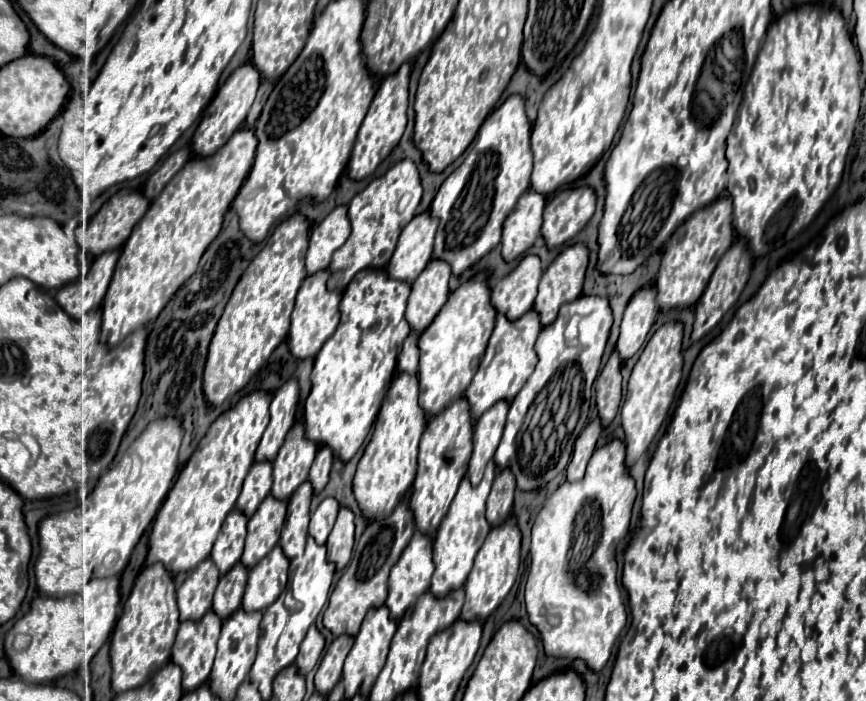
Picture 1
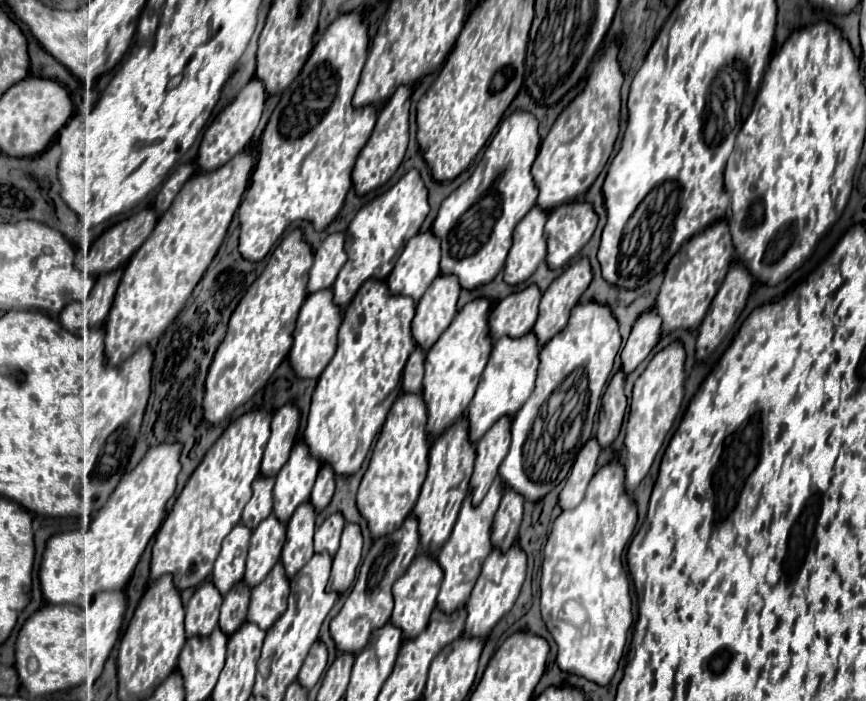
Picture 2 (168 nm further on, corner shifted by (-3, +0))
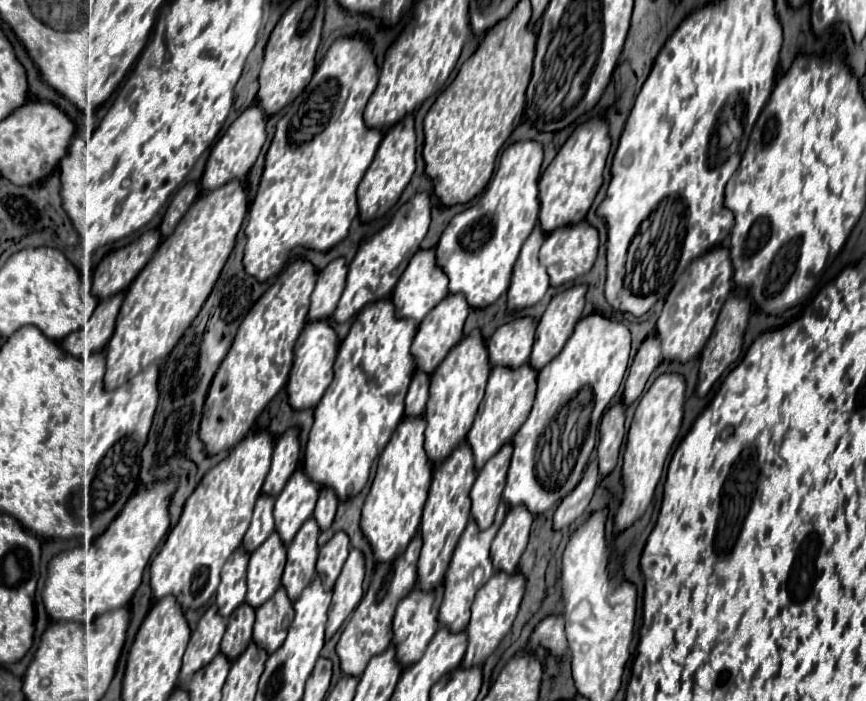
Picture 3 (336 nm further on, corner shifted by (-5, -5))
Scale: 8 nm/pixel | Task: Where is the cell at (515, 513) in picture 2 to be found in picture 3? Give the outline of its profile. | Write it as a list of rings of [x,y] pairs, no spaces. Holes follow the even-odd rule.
[[[525,505],[509,507],[505,521],[491,543],[491,559],[497,571],[505,571],[505,573],[517,571],[519,557],[527,547],[531,521],[533,515],[527,511]]]

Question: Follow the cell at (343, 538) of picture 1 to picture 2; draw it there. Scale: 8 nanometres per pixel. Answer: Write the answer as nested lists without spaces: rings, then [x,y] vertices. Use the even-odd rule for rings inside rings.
[[[347,524],[341,536],[339,552],[333,558],[333,570],[331,570],[331,588],[337,594],[343,594],[353,586],[357,566],[361,562],[361,550],[363,550],[363,538],[359,526]]]

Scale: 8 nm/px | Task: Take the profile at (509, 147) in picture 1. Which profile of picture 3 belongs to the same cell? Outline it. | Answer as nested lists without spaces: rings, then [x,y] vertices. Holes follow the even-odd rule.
[[[515,141],[511,143],[499,157],[499,165],[493,171],[491,181],[483,189],[481,197],[475,205],[467,207],[465,211],[457,213],[449,225],[445,227],[435,251],[437,251],[437,263],[449,277],[449,293],[463,293],[467,303],[471,307],[487,307],[499,299],[503,291],[509,287],[509,277],[513,263],[519,255],[519,249],[523,241],[529,237],[537,223],[539,215],[539,189],[537,181],[541,175],[541,163],[543,163],[543,147],[539,141]]]

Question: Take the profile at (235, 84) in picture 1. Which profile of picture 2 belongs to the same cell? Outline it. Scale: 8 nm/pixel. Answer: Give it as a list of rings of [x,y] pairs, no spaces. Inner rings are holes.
[[[253,78],[235,98],[233,104],[229,104],[213,122],[211,126],[205,130],[203,134],[203,140],[201,140],[201,146],[199,146],[199,158],[197,158],[197,164],[203,172],[211,172],[211,170],[217,170],[219,166],[223,166],[223,162],[229,162],[235,154],[243,152],[247,148],[247,144],[251,142],[255,130],[257,130],[257,124],[261,120],[261,114],[263,114],[263,104],[265,104],[265,88],[263,84]]]

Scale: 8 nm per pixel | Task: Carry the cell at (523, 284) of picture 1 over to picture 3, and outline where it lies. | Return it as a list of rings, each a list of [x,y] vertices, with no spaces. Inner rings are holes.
[[[517,317],[497,327],[497,331],[487,341],[491,365],[519,367],[527,363],[533,347],[535,327],[537,327],[537,321],[533,317]]]

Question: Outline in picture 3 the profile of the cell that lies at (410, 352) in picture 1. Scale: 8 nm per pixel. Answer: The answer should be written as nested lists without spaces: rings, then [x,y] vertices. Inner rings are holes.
[[[415,371],[405,397],[405,415],[413,415],[413,417],[423,415],[427,397],[429,397],[429,375],[423,371]]]

